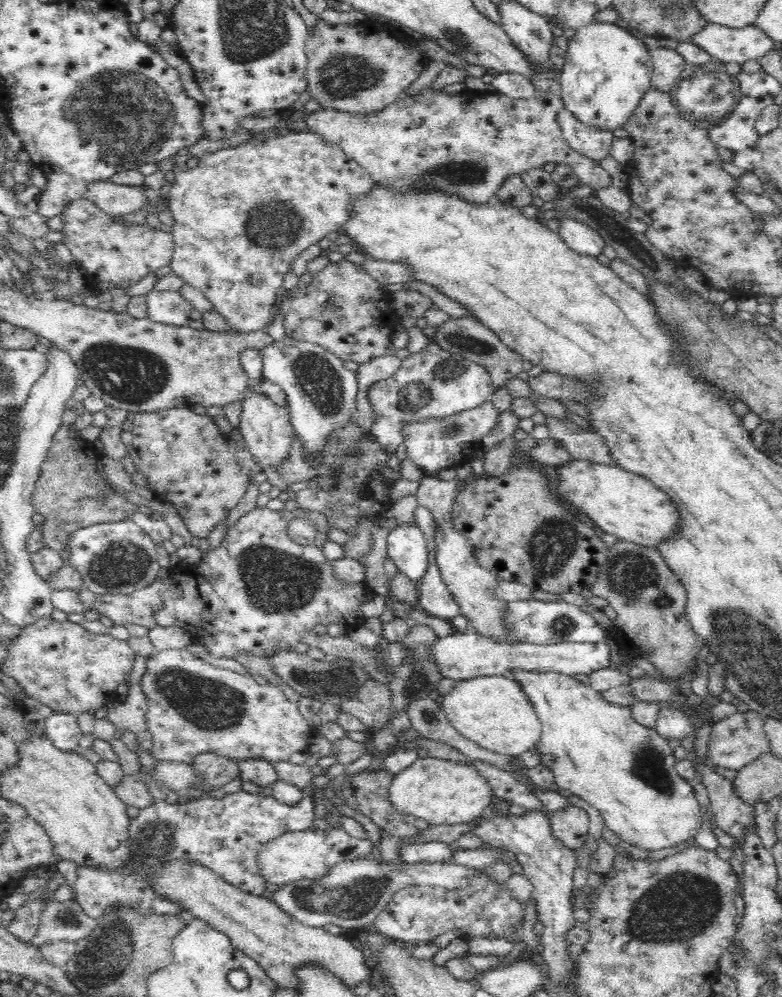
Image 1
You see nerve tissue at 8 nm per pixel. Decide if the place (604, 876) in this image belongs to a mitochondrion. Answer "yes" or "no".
no

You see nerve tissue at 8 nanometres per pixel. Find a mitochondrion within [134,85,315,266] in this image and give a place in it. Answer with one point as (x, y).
(274, 227)

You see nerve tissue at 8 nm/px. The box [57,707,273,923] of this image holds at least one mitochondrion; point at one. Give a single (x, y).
(156, 837)

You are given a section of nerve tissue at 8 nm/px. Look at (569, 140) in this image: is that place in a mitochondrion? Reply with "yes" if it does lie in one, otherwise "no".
no

